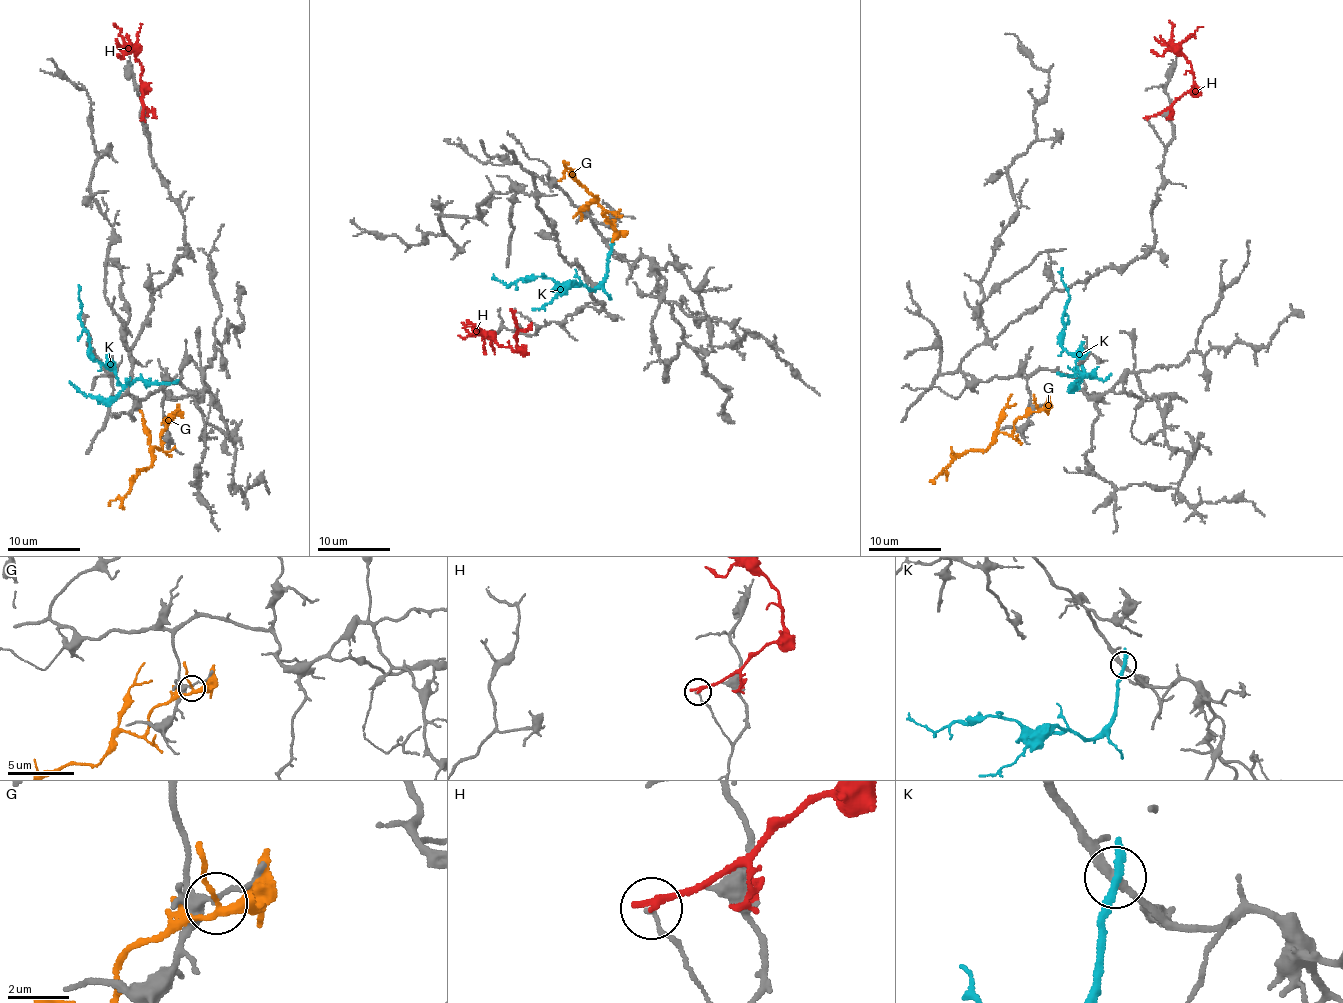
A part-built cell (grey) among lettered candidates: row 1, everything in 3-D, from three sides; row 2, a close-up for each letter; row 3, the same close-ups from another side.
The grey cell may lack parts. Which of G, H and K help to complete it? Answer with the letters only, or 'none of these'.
none of these

